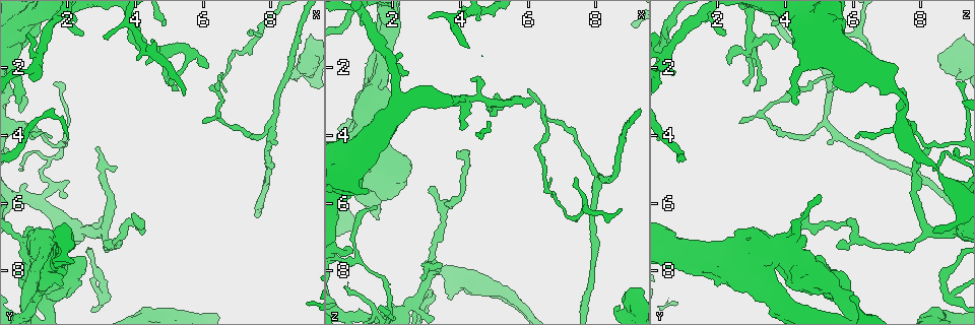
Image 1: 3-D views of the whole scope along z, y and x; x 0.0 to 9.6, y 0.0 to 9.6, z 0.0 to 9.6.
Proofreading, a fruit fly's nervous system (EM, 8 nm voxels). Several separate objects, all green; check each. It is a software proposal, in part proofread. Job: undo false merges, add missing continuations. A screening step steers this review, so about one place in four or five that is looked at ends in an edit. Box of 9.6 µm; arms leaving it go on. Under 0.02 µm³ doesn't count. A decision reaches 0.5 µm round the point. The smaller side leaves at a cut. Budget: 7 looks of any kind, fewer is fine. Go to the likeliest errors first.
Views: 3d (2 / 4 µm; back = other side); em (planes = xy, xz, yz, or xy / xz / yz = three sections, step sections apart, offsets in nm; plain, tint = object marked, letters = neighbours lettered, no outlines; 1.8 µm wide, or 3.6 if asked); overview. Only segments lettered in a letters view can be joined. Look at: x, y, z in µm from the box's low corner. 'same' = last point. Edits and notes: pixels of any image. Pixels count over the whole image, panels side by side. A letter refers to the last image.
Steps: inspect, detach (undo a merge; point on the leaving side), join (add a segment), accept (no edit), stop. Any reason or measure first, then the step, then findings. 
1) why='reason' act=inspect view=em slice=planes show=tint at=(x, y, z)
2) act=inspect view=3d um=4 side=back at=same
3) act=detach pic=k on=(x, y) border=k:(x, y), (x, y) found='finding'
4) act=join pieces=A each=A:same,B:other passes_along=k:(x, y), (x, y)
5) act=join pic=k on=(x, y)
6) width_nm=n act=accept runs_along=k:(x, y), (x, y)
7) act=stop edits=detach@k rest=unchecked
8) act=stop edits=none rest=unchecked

why='an open end' act=inspect view=em slice=planes show=letters at=(8.75, 2.40, 9.05)

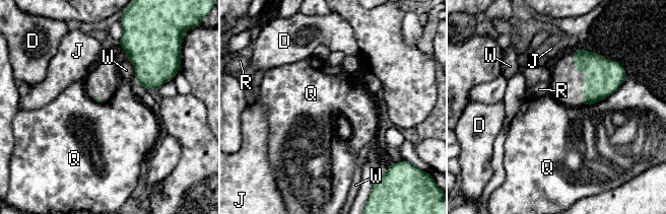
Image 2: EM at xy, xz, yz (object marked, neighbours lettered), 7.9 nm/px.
act=accept each=D:other,J:other,Q:other,R:other,W:other border=2:(624, 78), (607, 96), (584, 105) found='none of them fits'

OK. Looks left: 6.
why='arms part here' act=inspect view=3d um=2 side=back at=(3.05, 8.80, 8.80)

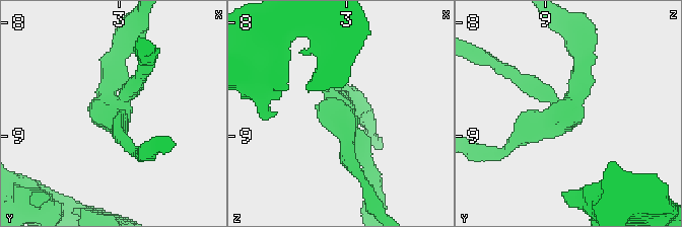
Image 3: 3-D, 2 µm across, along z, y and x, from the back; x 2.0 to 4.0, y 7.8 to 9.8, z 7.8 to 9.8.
arms=3 act=inspect view=em slice=xy step=4 show=tint at=(3.08, 8.82, 8.80)

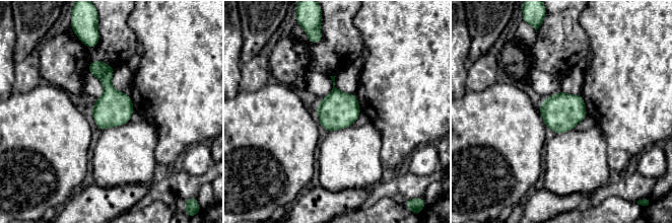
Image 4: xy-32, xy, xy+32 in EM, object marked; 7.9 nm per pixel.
act=inspect view=em slice=planes show=letters at=same

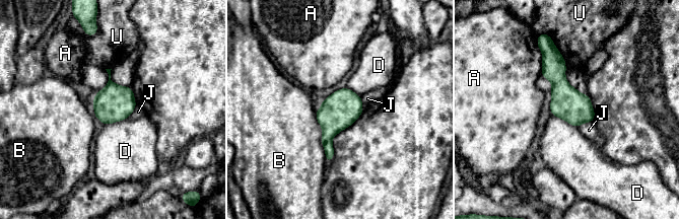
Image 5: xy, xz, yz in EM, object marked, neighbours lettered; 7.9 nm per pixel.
act=accept each=A:other,B:other,D:other,J:other,U:other border=5:(552, 115), (578, 128) found='one neuron here'

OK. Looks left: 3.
act=inspect view=3d um=4 at=(1.75, 7.45, 1.90)

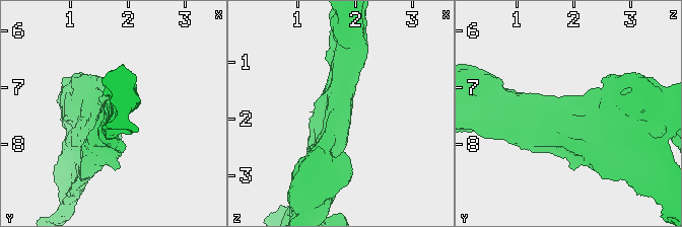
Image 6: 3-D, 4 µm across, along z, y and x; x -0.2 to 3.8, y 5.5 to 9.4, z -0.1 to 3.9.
why='need the tissue' act=inspect view=em slice=yz step=16 show=letters at=(1.70, 7.55, 1.90)

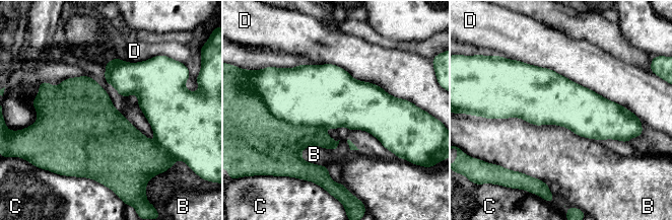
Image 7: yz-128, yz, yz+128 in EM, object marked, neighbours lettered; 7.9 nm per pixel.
act=detach pic=7 on=(272, 146) each=B:other,C:other,D:other border=7:(266, 105), (277, 118), (324, 128) found='two neurons meet here'

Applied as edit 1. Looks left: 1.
act=stop edits=detach@7 rest=unchecked

